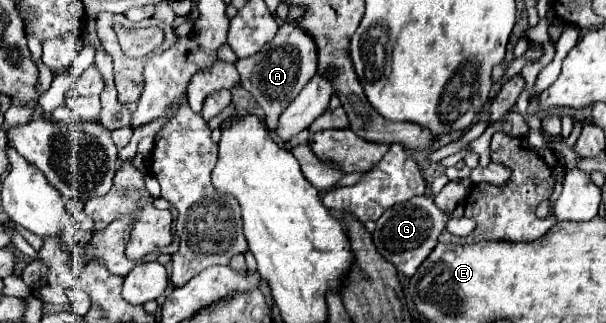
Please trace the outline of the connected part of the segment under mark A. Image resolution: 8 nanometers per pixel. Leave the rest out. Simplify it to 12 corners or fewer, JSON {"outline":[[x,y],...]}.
{"outline":[[282,24],[236,60],[242,86],[266,112],[270,136],[318,70],[306,30]]}

